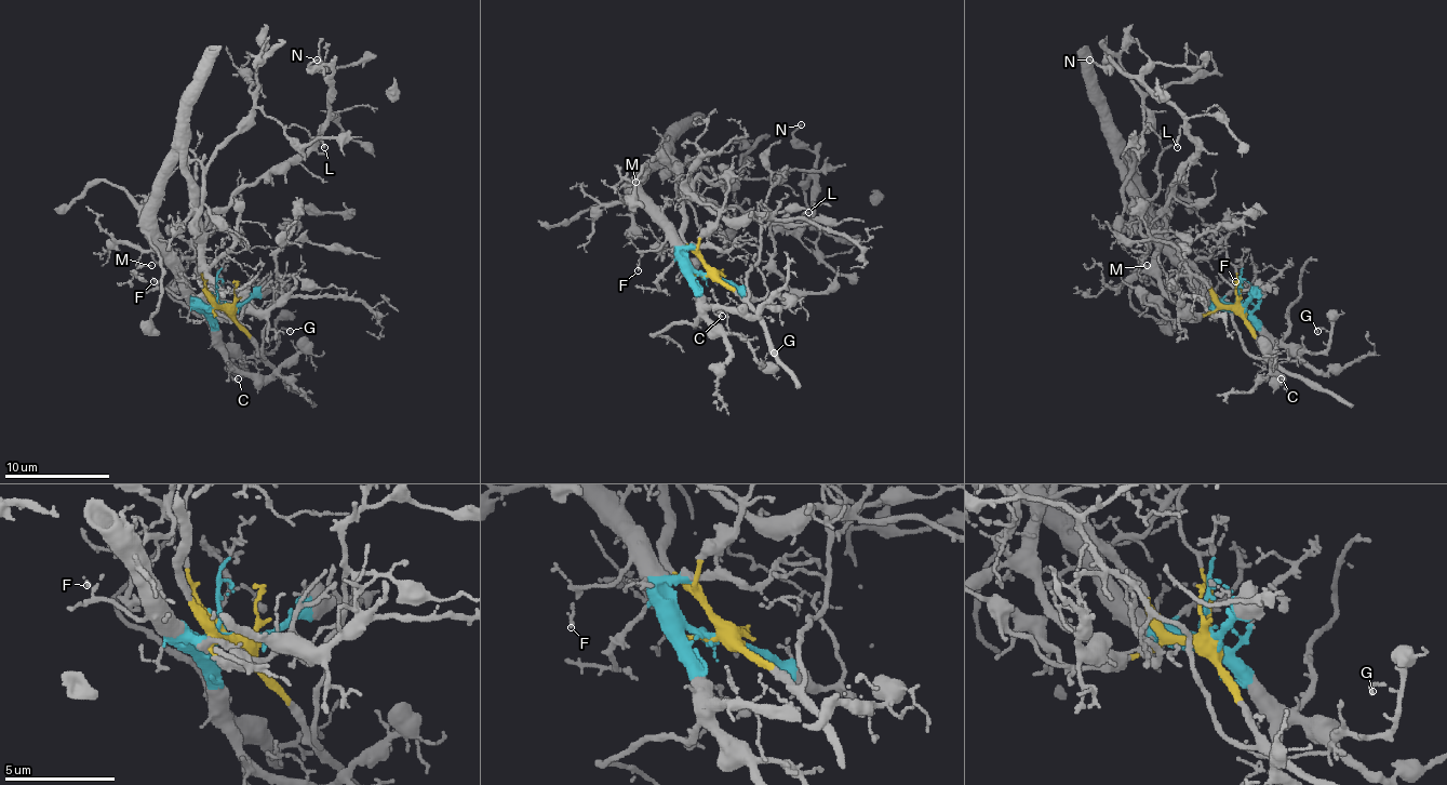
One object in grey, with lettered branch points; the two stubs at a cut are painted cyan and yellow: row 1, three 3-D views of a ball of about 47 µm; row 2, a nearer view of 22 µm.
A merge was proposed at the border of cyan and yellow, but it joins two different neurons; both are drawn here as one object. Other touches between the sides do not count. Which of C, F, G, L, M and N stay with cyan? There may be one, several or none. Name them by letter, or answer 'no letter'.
C, F, G, M

